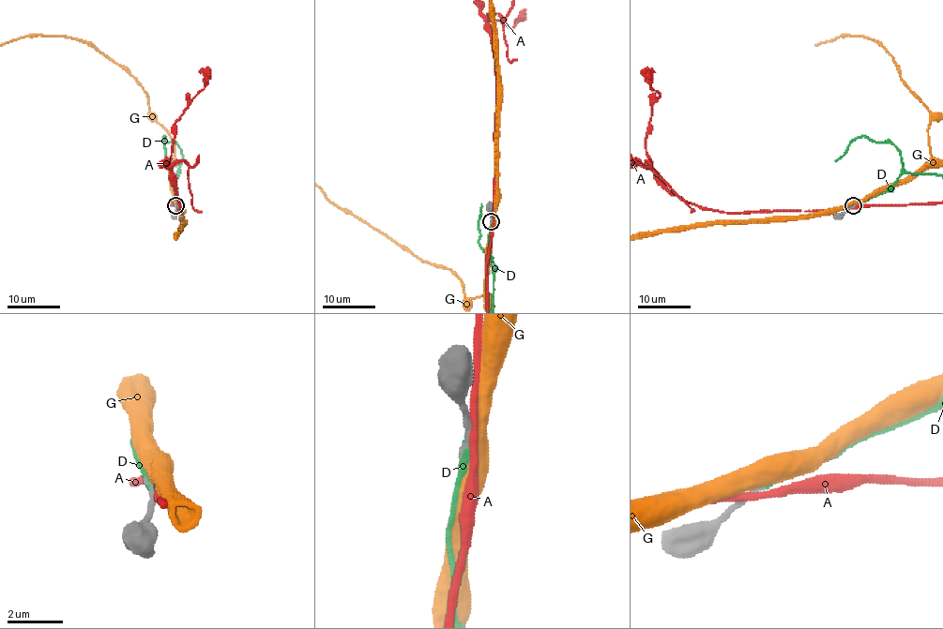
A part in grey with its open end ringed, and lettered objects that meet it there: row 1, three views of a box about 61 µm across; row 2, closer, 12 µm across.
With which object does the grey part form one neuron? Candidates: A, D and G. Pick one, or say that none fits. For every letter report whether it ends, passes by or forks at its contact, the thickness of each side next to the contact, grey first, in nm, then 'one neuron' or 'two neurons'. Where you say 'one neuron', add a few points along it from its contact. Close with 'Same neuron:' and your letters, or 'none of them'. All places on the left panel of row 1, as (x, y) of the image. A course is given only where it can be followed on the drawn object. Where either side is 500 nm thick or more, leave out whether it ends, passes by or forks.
A: it passes by | 240/280 nm | two neurons
D: it ends | 200/280 nm | one neuron
G: 220/550 nm | two neurons
Same neuron: D

